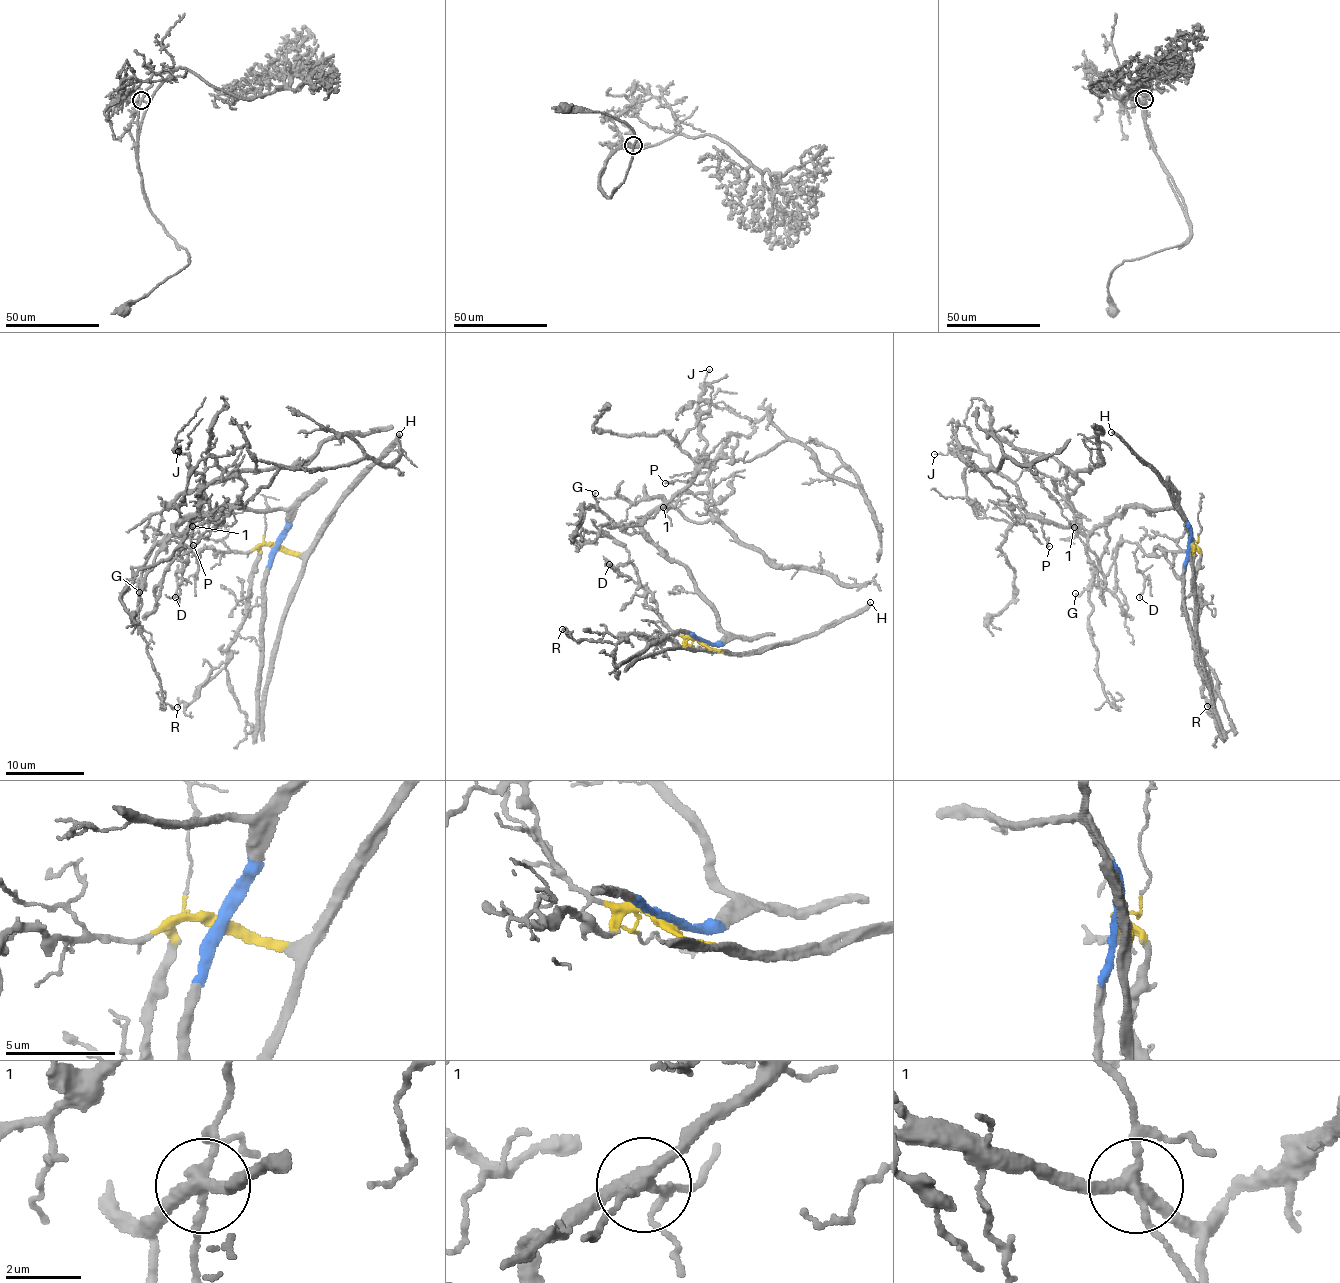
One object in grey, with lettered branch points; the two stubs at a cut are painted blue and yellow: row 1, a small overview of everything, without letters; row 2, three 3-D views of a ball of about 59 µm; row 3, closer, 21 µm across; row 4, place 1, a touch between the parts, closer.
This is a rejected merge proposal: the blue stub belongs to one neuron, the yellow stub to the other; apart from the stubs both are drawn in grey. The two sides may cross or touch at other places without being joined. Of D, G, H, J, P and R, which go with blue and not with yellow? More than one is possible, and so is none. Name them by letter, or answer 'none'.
G, J, P

